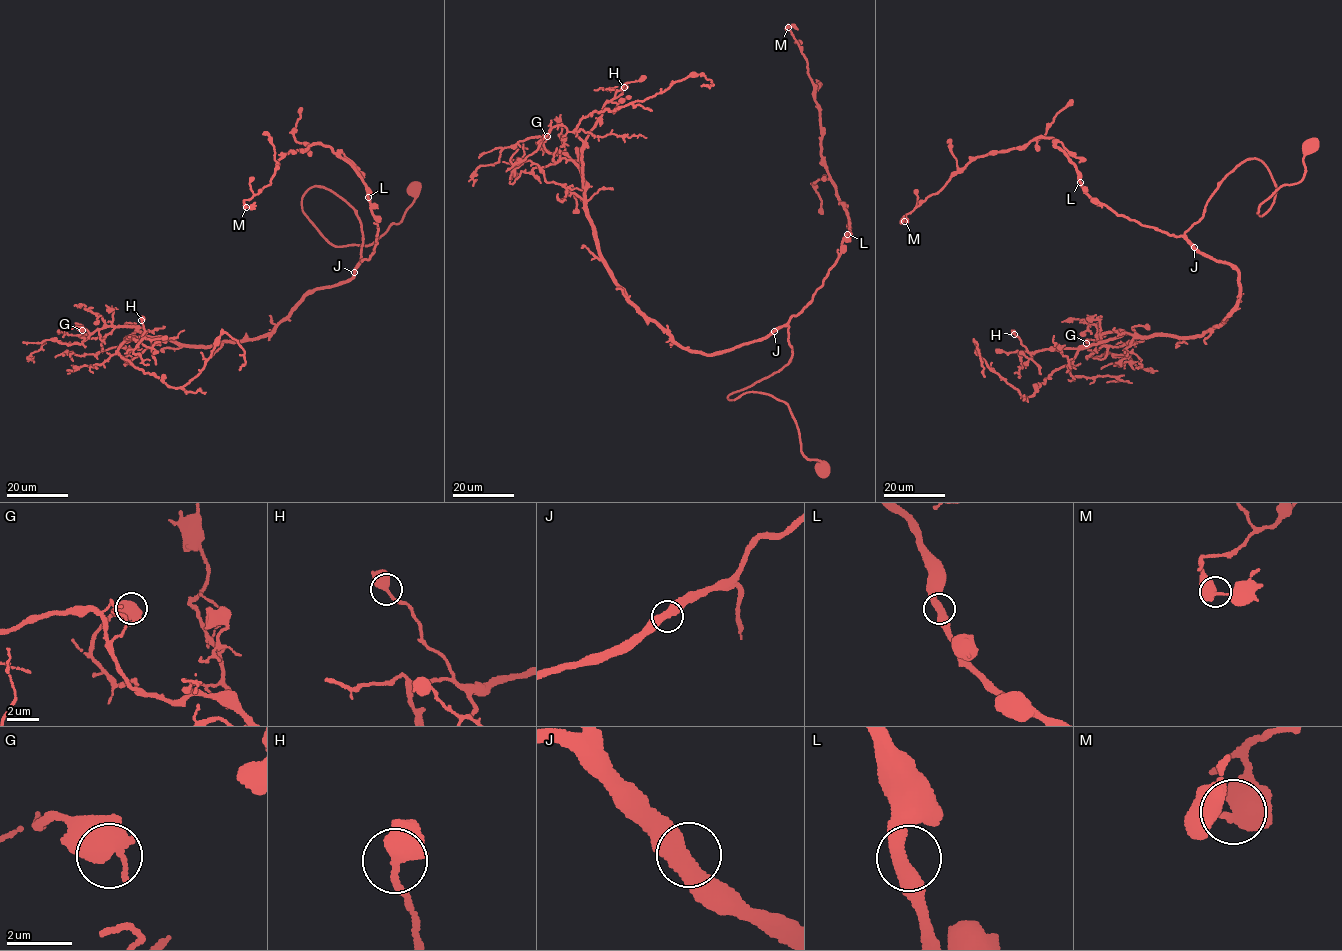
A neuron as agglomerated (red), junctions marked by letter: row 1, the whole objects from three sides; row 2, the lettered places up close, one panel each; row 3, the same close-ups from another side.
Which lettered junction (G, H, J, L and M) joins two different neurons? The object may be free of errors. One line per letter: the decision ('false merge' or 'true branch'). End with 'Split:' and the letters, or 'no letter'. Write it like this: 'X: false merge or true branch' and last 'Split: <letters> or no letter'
G: true branch
H: true branch
J: true branch
L: true branch
M: true branch
Split: no letter

